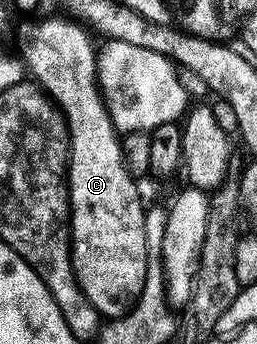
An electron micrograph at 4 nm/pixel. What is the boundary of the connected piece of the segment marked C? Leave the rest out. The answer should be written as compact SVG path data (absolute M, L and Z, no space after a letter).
M73 18L45 19L49 20L31 25L22 34L20 59L28 75L30 72L34 76L30 77L51 97L67 125L67 227L73 274L102 317L124 316L131 301L141 295L147 278L146 205L141 204L137 193L138 181L125 169L119 133L105 109L97 81L99 52L93 49L90 29L80 28Z

